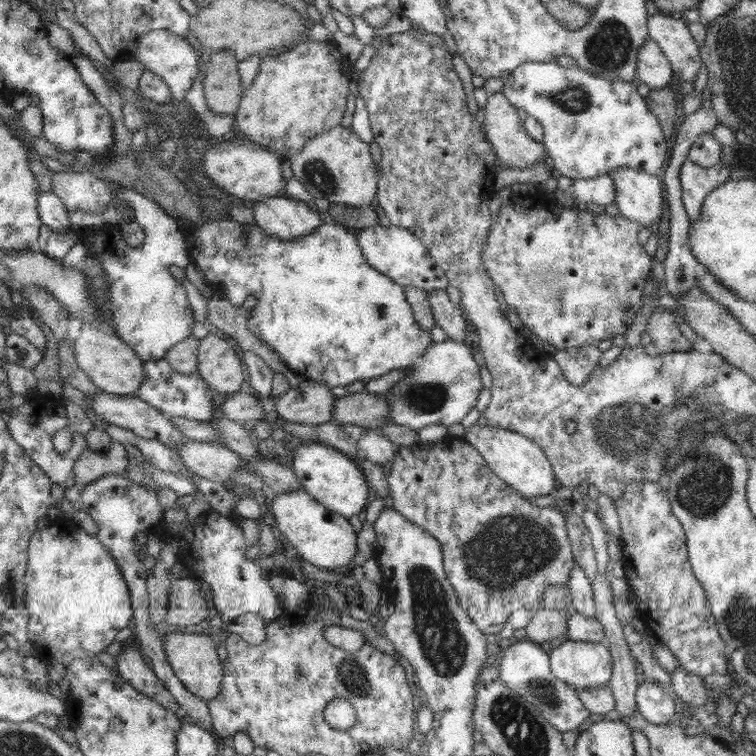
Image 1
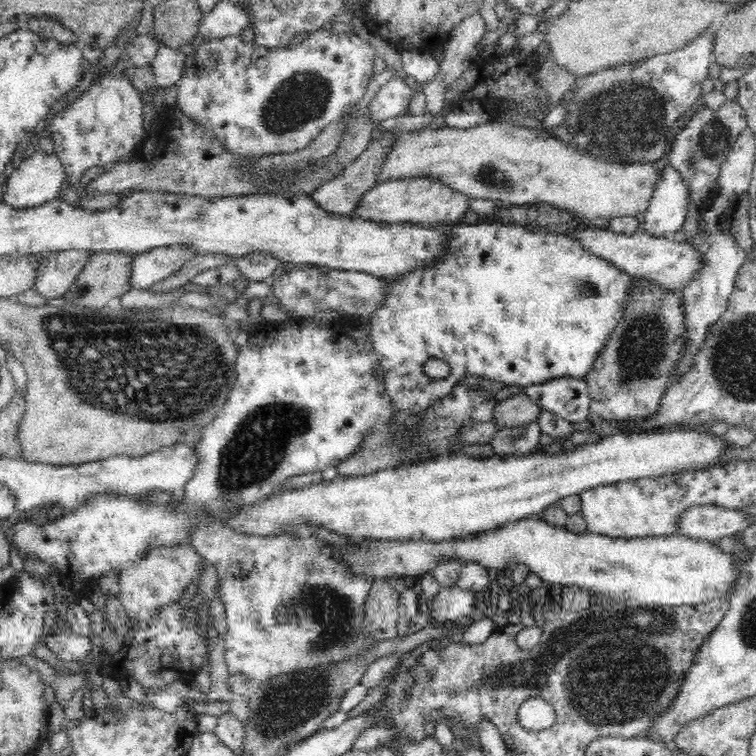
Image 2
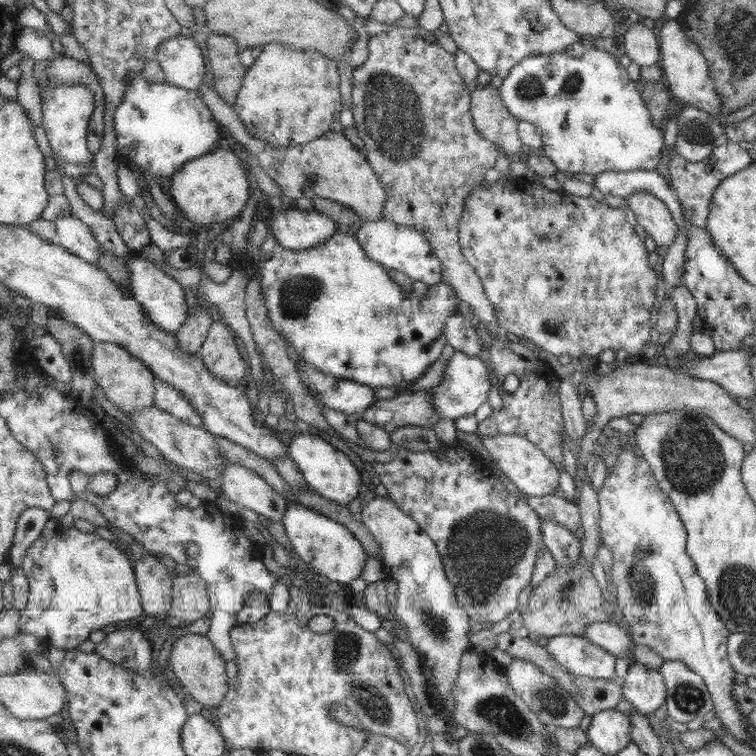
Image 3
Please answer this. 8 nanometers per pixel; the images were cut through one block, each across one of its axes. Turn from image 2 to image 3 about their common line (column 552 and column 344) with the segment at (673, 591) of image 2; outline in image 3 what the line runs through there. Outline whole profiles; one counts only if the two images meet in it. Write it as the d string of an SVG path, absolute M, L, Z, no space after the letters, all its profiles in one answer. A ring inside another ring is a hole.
M301 504L288 505L282 523L294 547L293 551L316 573L343 584L362 578L369 554L350 528Z

